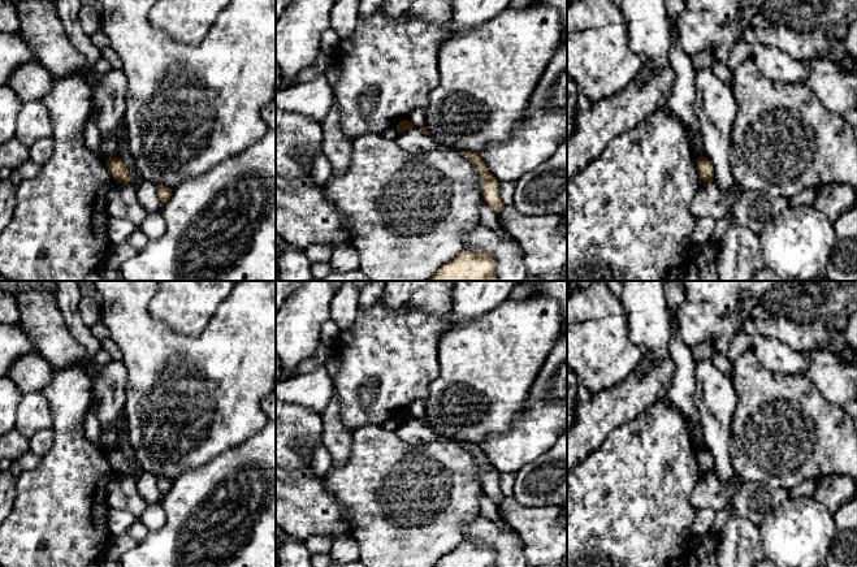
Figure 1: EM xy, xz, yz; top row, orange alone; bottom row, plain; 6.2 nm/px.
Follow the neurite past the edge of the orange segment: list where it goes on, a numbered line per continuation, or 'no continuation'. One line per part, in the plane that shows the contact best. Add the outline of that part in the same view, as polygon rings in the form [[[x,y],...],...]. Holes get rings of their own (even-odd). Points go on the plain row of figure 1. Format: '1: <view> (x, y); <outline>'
no continuation

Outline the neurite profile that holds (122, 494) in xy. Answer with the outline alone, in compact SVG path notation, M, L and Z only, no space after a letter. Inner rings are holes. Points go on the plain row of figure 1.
M117 475L117 477L111 482L107 494L107 503L109 508L125 510L139 518L147 503L140 497L135 481L124 475Z

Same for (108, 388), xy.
M112 362L103 367L91 380L91 406L100 427L113 427L118 438L117 421L125 414L125 386L127 372L122 362Z

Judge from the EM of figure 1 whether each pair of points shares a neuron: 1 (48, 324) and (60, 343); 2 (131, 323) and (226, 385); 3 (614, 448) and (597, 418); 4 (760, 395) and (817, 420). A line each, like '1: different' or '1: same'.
1: same
2: same
3: different
4: same

